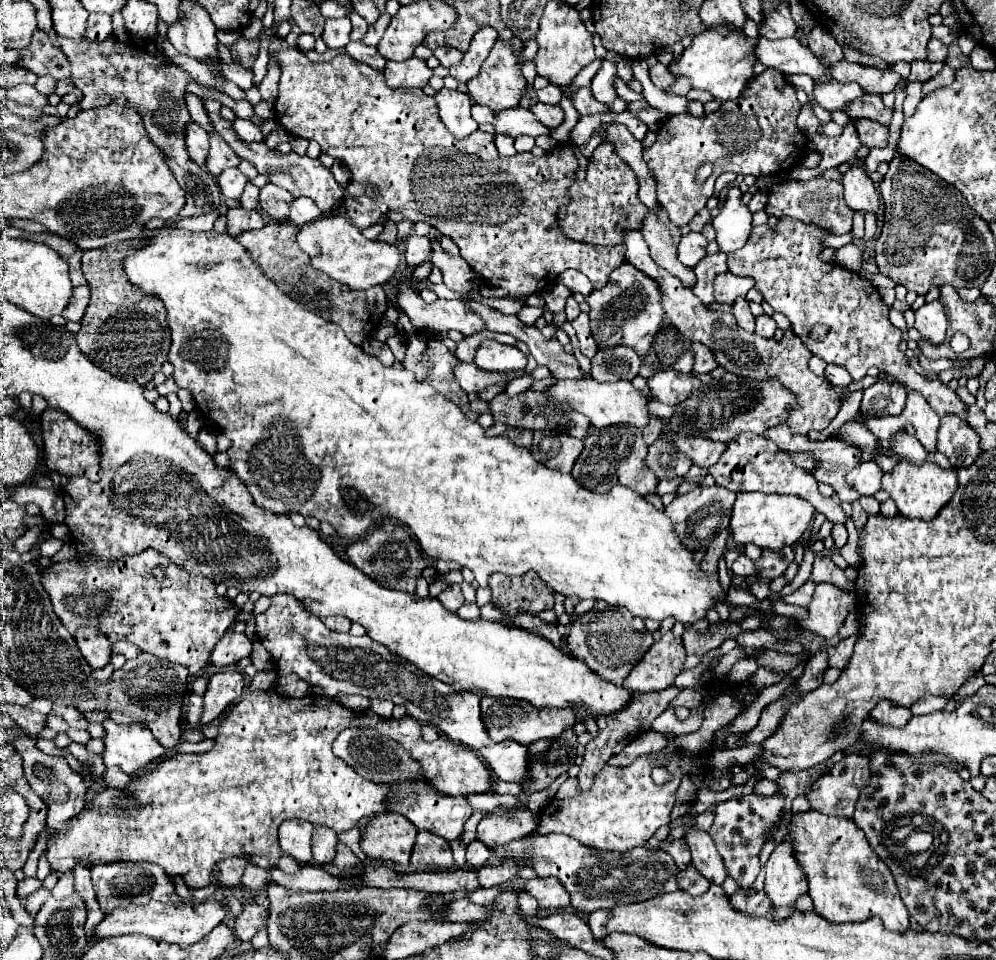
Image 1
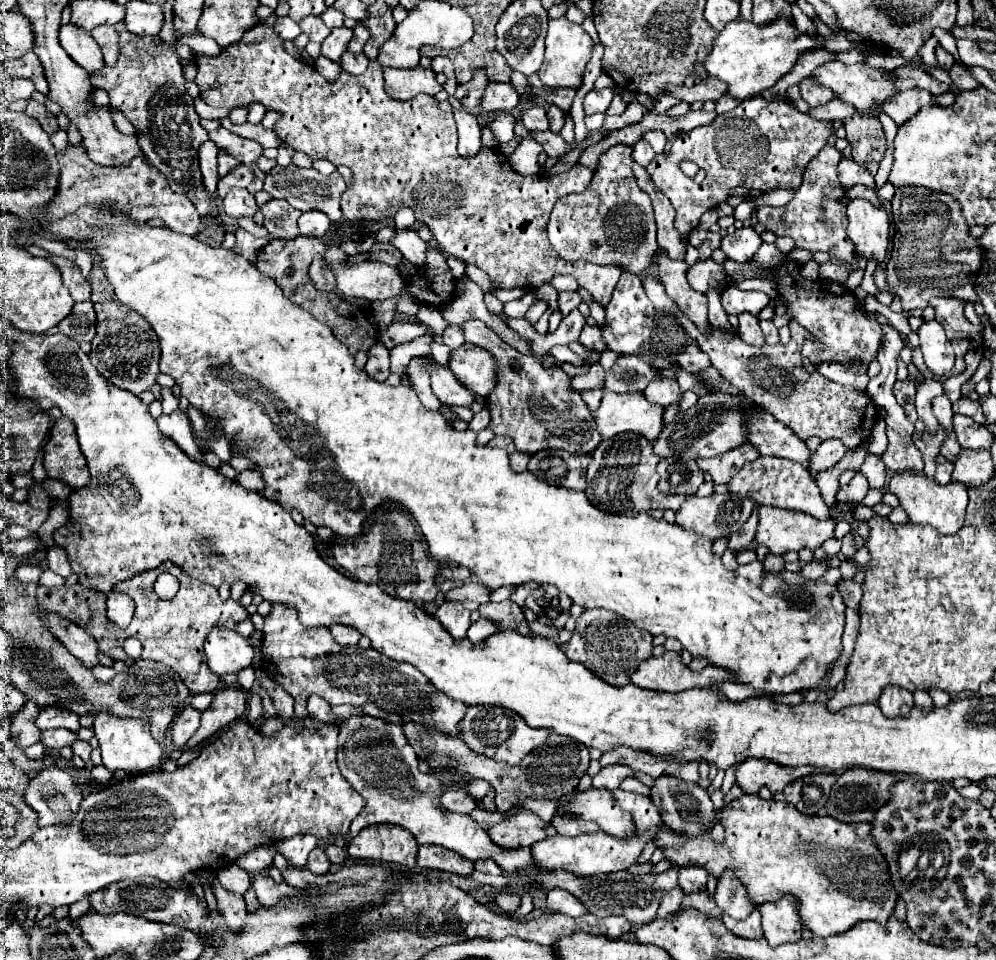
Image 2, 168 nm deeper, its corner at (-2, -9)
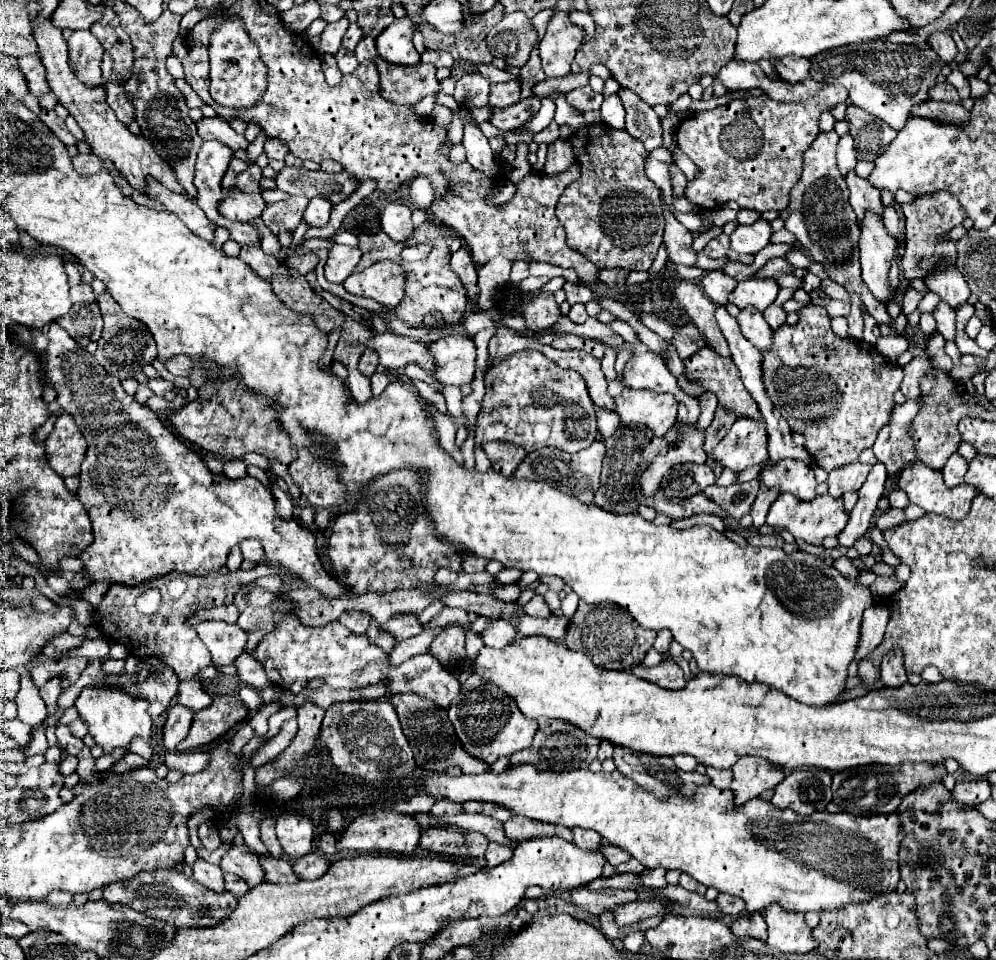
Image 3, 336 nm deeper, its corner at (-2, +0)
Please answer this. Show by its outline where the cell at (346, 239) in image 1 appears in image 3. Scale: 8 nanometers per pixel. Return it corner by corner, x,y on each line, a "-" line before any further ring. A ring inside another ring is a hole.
380,261
364,269
362,273
352,273
344,281
344,289
352,295
370,297
388,309
396,309
404,299
406,273
394,261

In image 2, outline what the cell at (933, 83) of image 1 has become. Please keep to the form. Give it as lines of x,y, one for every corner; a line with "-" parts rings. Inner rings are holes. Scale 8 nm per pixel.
954,64
954,66
950,68
950,78
952,78
954,86
956,86
960,92
978,86
978,82
970,76
970,72
968,72
964,66
960,66
960,64

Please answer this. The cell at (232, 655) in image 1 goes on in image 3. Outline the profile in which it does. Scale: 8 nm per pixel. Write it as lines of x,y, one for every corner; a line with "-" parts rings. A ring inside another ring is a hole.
204,621
196,627
196,633
212,653
214,665
230,665
246,645
244,629
224,621

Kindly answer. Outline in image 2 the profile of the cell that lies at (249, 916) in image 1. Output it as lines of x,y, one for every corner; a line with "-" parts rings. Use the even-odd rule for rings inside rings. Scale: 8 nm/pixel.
218,882
214,888
214,896
218,902
218,912
224,916
226,924
234,930
240,930
248,918
248,910
246,910
246,902
242,898
242,894
234,894
224,890

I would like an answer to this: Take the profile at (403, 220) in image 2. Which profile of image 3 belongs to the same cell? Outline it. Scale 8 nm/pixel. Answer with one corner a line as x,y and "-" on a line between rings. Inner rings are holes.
418,177
412,181
412,187
410,187
410,197
412,197
412,203
422,207
422,209
428,209
434,201
434,189
432,189
432,183
428,177

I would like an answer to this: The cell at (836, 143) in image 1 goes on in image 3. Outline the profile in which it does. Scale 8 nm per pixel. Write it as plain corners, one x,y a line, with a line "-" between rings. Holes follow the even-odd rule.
850,171
846,177
846,183
850,189
850,205
852,205
858,221
862,221
868,211
882,217
884,205
880,201
880,191
876,187
872,187
868,179
862,179
854,171

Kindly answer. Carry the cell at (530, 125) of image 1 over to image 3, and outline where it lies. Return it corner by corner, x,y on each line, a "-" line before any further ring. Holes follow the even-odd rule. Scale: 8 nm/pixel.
558,139
554,145
548,145
548,161
546,161
546,175
560,175
574,163
572,145
568,139

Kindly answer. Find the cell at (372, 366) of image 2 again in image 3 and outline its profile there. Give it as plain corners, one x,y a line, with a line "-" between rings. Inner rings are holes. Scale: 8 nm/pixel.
366,349
366,351
362,353
360,361
358,361
358,371
360,371
362,375
366,375
366,377
372,377
374,371
376,371
376,367
378,367
378,357
376,357
376,353
370,351
370,349

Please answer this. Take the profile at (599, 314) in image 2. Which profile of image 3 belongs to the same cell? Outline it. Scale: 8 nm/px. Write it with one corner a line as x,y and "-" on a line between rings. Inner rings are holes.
614,321
610,327
624,337
624,341
632,349
632,357
624,367
622,383
630,389
650,389
656,393
672,393
676,399
684,397
684,391
678,387
676,377
670,375
664,359
648,349
640,339
638,333
624,321

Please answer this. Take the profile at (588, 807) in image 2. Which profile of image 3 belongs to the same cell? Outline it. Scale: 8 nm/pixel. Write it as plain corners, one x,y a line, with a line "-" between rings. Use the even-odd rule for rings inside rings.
516,765
516,767
508,767
502,773
492,773
492,771
484,771
480,775
458,775
452,777
448,773
436,773
436,771
422,771
420,773
420,785
424,787
424,793
434,797
434,799
448,799
452,803
466,803
466,801
482,801
482,803
496,803
500,807
506,807
508,811
512,811
514,815
522,815
534,821
542,821
542,823
554,823
554,825
564,825
564,827
582,827
582,829
594,829
598,831
604,841
608,841
614,847
624,849
626,853
630,853
634,859
638,859
644,867
654,869
654,867
662,867
662,869
680,869
684,873
688,873
692,879
700,881
706,887
716,887
720,893
730,893
736,897
742,897
746,901
746,911
748,913
764,913
764,909
772,903
778,903
782,909
794,911
794,913
820,913
826,909
838,909
842,905
848,903
864,903
870,901
872,897
880,895
880,893
888,893
894,891
898,881
900,881
900,873
898,873
898,849
900,849
900,841
904,839
904,831
900,825
900,817
898,813
892,815
872,815
872,817
856,817
850,813
812,813
808,817
800,817
796,815
792,809
780,809
776,805
772,805
770,801
764,799
750,799
748,803
744,803
742,807
736,807
732,801
732,791
724,789
716,789
714,785
702,785
700,789
696,789
696,793
692,797
684,797
680,793
676,795
668,795
668,797
656,797
654,793
648,793
644,789
640,789
632,779
624,777
620,771
612,771
612,773
592,773
590,769
578,769
578,771
540,771
534,765

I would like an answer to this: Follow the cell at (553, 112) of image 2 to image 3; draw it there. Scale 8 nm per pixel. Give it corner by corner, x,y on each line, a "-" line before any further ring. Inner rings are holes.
552,121
542,133
536,133
534,135
534,143
546,143
546,145
550,145
550,143
554,143
556,139
560,137
560,129
558,129
558,125

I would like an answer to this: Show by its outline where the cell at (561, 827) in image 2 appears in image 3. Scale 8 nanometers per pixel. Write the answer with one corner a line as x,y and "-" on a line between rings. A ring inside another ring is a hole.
582,829
572,831
574,831
574,845
580,845
580,849
596,851
602,845
602,837
596,831
582,831

